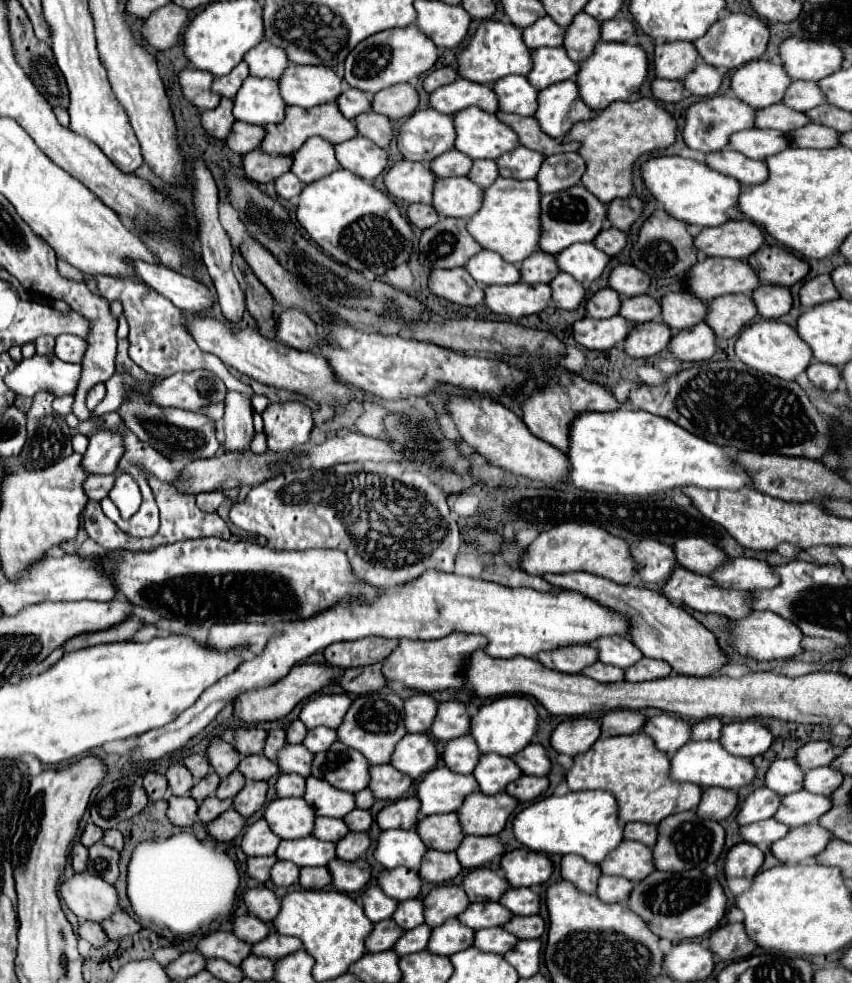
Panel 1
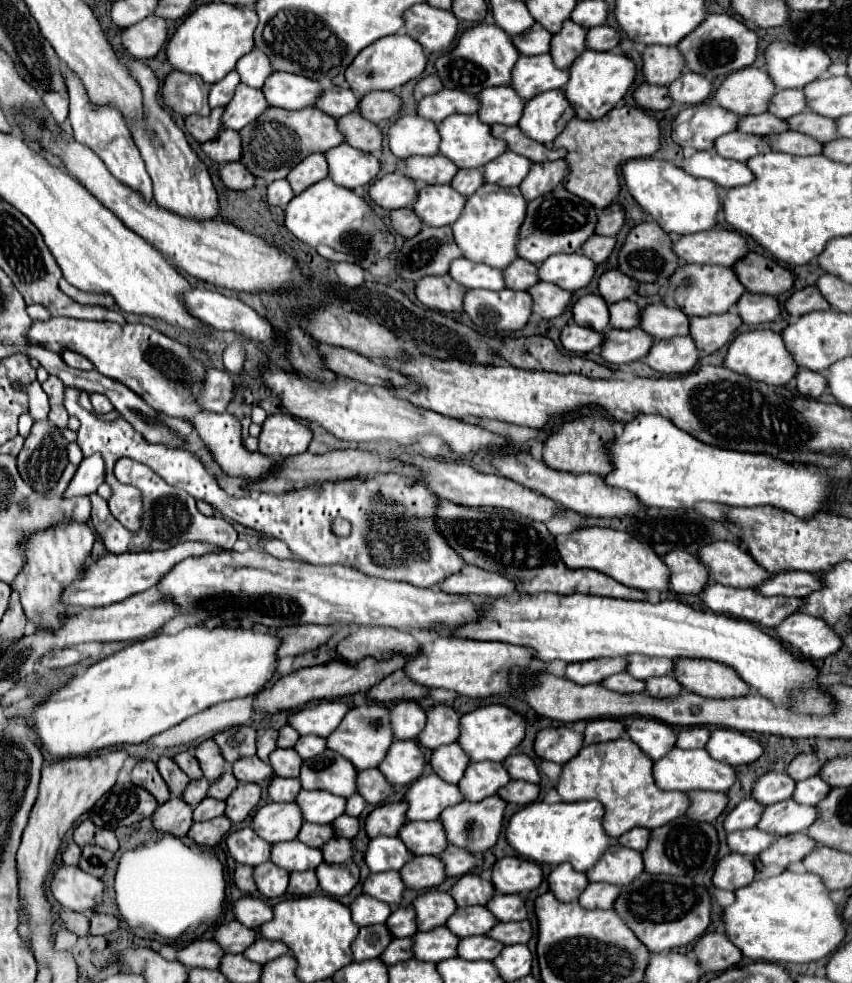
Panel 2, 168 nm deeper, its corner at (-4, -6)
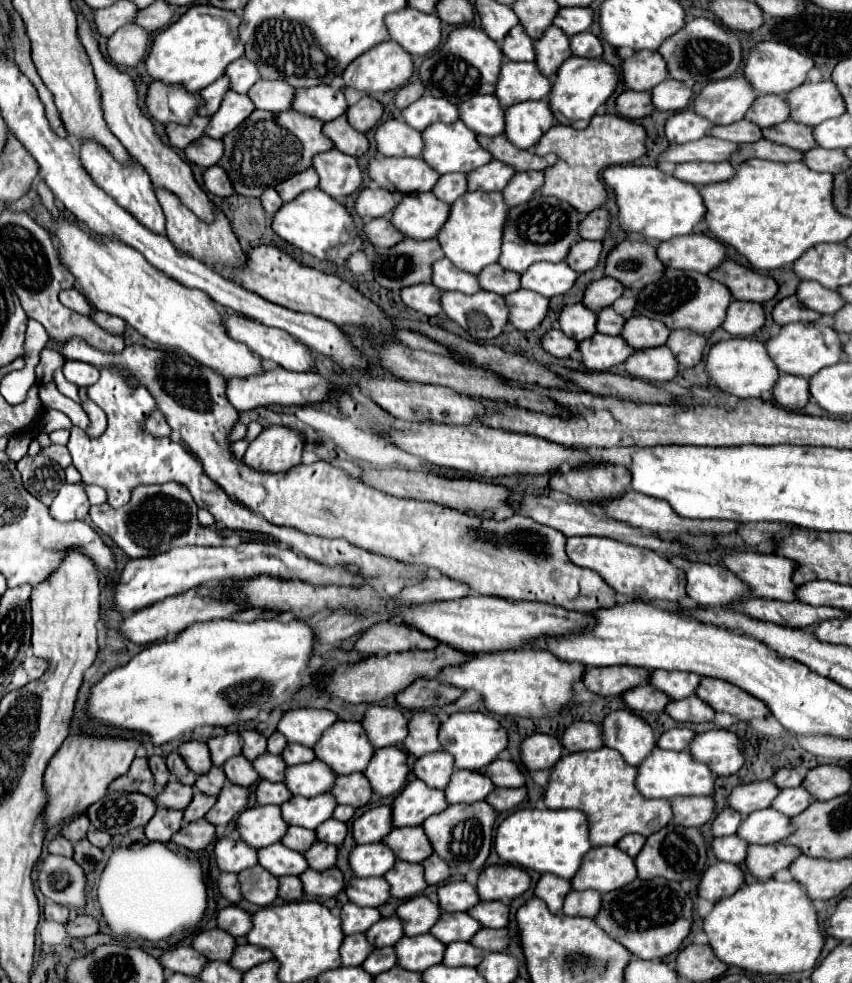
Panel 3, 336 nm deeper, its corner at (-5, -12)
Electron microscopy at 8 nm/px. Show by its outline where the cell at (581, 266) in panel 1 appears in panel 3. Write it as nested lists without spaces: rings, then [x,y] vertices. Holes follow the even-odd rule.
[[[566,261],[560,263],[534,263],[532,267],[528,267],[526,273],[522,273],[522,289],[530,289],[536,291],[544,297],[556,297],[556,295],[564,295],[572,289],[572,285],[576,283],[578,273],[572,271],[572,267],[568,267]]]

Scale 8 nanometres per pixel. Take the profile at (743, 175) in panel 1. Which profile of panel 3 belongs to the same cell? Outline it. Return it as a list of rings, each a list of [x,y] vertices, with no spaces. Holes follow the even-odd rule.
[[[680,163],[676,165],[674,177],[696,187],[704,187],[710,183],[722,183],[732,179],[736,169],[730,163]]]

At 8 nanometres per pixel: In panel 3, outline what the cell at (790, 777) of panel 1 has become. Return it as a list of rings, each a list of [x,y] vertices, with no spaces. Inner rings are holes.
[[[752,781],[746,785],[738,785],[730,793],[730,807],[740,811],[742,815],[750,815],[758,809],[770,807],[772,799],[776,799],[778,793],[780,789],[772,781]]]

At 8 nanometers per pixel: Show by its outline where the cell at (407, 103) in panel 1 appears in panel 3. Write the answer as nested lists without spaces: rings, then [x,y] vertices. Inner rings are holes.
[[[370,95],[362,97],[356,105],[348,107],[348,111],[346,111],[346,117],[348,117],[350,125],[356,131],[362,131],[362,133],[376,127],[380,123],[382,115],[384,115],[384,105]]]

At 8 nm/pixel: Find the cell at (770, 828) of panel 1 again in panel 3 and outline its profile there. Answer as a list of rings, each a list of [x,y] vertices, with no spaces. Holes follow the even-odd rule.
[[[738,835],[732,837],[718,837],[712,843],[712,851],[718,857],[718,861],[728,861],[734,865],[744,863],[744,855],[748,855],[748,843],[740,839]]]

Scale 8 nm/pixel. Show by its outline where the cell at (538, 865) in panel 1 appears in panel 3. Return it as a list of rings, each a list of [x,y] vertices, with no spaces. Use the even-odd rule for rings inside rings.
[[[490,865],[478,877],[478,895],[482,901],[510,901],[530,887],[530,875],[522,867]]]

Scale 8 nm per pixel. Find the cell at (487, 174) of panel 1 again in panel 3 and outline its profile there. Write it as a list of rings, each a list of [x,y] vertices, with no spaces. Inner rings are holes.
[[[452,173],[452,175],[442,175],[438,179],[438,183],[434,185],[432,193],[438,199],[444,199],[446,203],[454,203],[456,199],[460,199],[460,195],[464,195],[468,191],[468,179],[466,175],[460,173]]]

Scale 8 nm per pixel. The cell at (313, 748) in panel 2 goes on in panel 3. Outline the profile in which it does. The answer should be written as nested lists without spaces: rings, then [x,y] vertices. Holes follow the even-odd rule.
[[[296,743],[288,745],[282,753],[282,759],[288,763],[288,765],[300,765],[300,763],[310,763],[314,761],[316,757],[312,755],[312,749],[310,747],[300,747]]]

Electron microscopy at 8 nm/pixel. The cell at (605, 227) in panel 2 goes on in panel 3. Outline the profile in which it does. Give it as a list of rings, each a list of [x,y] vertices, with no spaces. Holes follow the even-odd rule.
[[[600,207],[598,211],[592,211],[584,217],[584,223],[580,223],[580,235],[582,239],[602,241],[606,237],[608,225],[610,225],[610,213],[608,209]]]

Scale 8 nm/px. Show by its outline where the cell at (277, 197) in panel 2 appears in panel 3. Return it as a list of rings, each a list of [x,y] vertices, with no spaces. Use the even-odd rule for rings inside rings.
[[[268,187],[268,189],[262,193],[260,201],[262,201],[262,207],[266,209],[266,213],[268,213],[268,215],[274,215],[274,213],[278,211],[278,207],[284,203],[284,201],[280,199],[280,195],[276,193],[276,189],[274,189],[274,187]]]

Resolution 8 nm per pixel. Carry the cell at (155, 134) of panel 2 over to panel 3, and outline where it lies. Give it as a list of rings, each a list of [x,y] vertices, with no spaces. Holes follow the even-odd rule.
[[[154,187],[154,191],[156,191],[156,197],[158,197],[158,201],[162,205],[162,211],[166,215],[166,235],[182,253],[194,255],[196,259],[200,259],[204,263],[210,263],[214,267],[220,267],[220,269],[242,265],[246,261],[244,251],[240,249],[240,243],[238,243],[236,235],[232,233],[228,217],[220,209],[214,211],[214,221],[212,223],[204,223],[168,189]]]

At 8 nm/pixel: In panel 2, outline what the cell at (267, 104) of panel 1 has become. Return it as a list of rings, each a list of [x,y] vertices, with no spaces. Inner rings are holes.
[[[239,83],[233,99],[225,107],[225,113],[221,117],[221,125],[225,129],[239,131],[239,129],[243,129],[243,125],[255,121],[255,117],[259,117],[259,113],[263,113],[267,107],[269,105],[267,105],[261,89],[251,89],[247,85]]]

